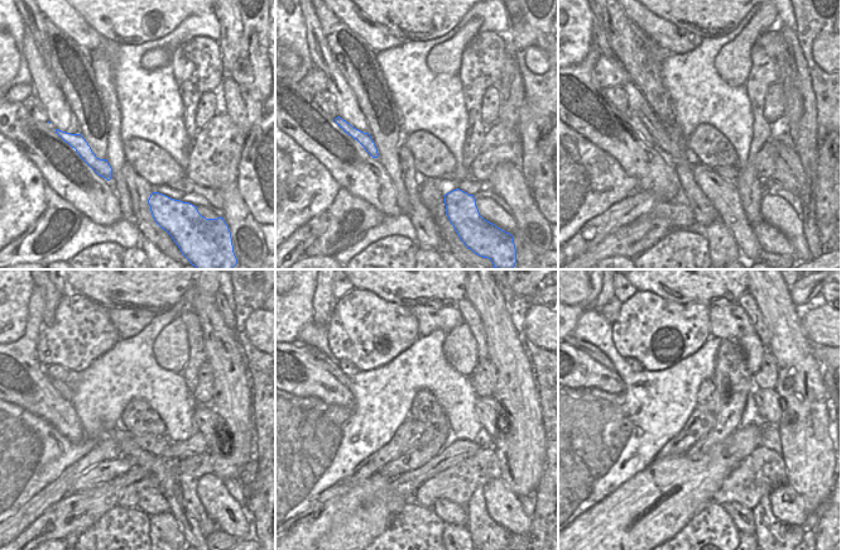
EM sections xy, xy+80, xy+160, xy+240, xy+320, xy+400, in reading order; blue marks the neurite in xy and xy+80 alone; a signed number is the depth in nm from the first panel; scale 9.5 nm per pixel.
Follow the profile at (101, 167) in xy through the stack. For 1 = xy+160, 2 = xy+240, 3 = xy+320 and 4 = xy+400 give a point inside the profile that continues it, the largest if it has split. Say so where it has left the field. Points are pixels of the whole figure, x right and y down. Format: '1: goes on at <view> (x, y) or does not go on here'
1: goes on at xy+160 (632, 118)
2: goes on at xy+240 (61, 387)
3: goes on at xy+320 (328, 364)
4: goes on at xy+400 (590, 349)

